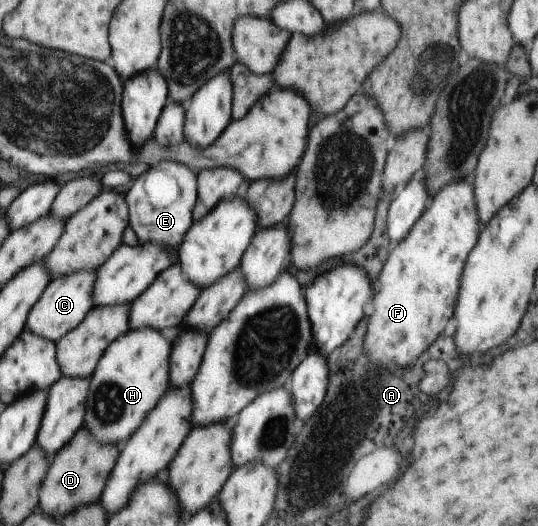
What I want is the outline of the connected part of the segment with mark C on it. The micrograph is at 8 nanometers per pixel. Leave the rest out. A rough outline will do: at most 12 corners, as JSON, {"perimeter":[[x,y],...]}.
{"perimeter":[[97,271],[50,283],[29,330],[55,344],[94,308]]}

